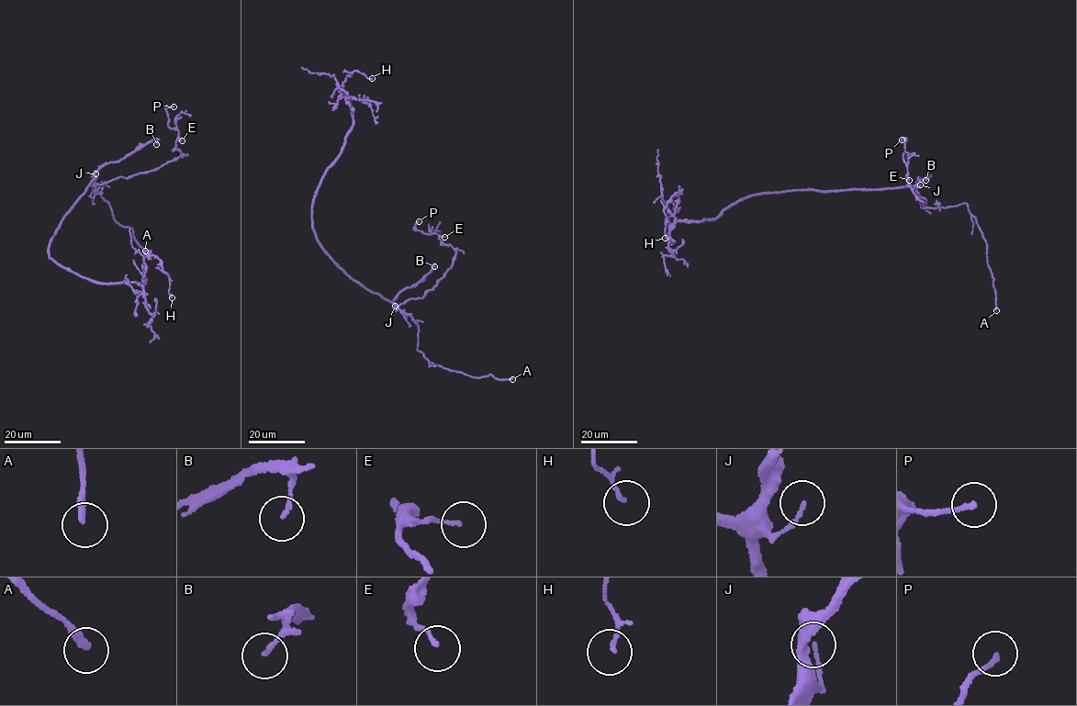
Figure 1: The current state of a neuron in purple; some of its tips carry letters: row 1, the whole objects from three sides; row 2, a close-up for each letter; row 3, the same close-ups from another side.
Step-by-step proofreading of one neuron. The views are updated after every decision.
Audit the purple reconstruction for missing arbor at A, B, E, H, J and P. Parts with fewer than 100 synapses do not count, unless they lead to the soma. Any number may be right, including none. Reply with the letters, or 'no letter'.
A

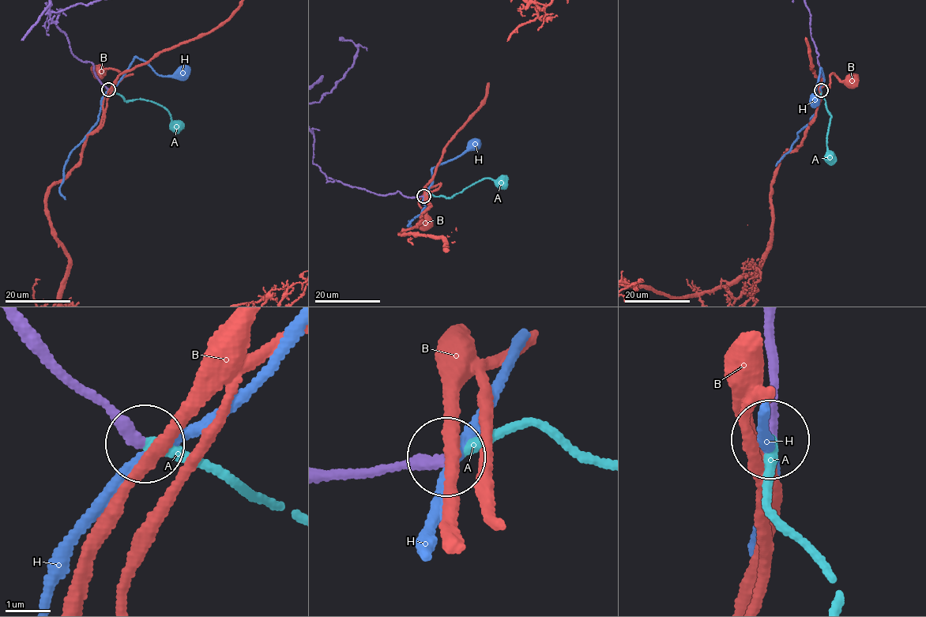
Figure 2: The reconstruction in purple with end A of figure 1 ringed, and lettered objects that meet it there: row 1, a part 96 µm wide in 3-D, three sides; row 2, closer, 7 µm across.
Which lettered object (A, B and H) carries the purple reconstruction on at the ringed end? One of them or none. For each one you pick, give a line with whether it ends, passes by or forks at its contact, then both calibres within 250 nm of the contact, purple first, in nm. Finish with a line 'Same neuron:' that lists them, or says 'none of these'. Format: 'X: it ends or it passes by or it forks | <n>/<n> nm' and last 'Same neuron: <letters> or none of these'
A: it ends | 240/220 nm
Same neuron: A

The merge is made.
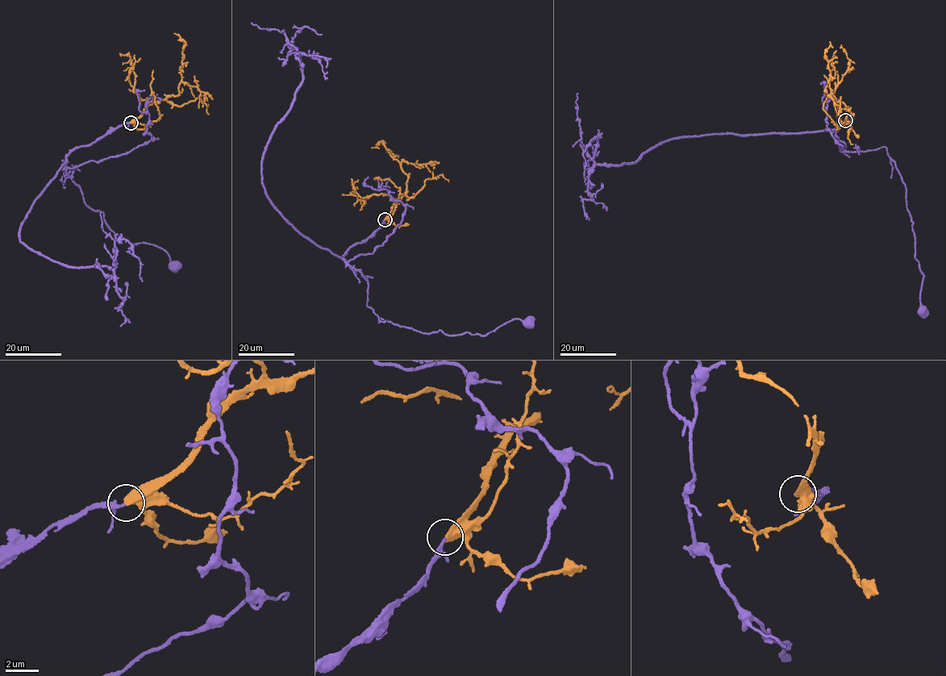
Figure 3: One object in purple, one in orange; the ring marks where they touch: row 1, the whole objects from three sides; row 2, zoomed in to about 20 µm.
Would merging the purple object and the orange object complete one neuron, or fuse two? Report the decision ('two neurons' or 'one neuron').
one neuron

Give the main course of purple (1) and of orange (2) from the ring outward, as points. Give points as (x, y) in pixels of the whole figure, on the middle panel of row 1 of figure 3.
1: (385, 219), (342, 258), (368, 282), (367, 305), (380, 318), (452, 336), (487, 335), (515, 319), (528, 322)
2: (384, 219), (388, 218), (397, 200), (405, 194), (408, 177), (397, 160), (385, 148), (382, 140), (372, 148)

